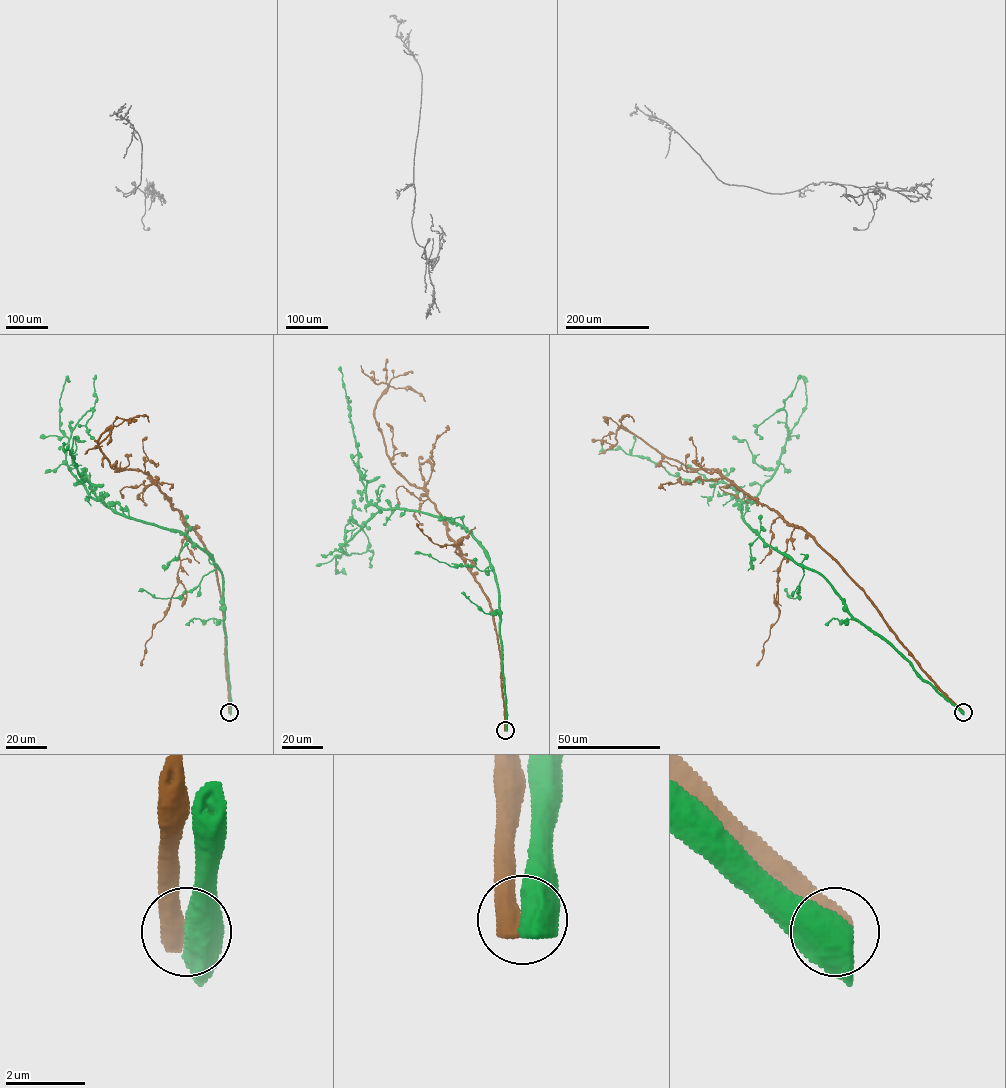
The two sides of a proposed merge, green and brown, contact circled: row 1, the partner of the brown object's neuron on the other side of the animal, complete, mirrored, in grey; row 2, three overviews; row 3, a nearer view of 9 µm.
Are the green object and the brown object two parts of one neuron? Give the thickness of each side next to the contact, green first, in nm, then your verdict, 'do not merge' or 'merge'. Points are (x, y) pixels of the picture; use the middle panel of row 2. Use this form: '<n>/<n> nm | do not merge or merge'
600/650 nm | do not merge

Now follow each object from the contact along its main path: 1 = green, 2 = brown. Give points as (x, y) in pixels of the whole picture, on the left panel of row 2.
1: (229, 712), (221, 572), (178, 532), (115, 513), (89, 495), (66, 450), (91, 410), (86, 426), (94, 438)
2: (229, 712), (213, 558), (147, 474), (113, 469), (98, 447), (100, 436), (125, 419), (149, 421)

